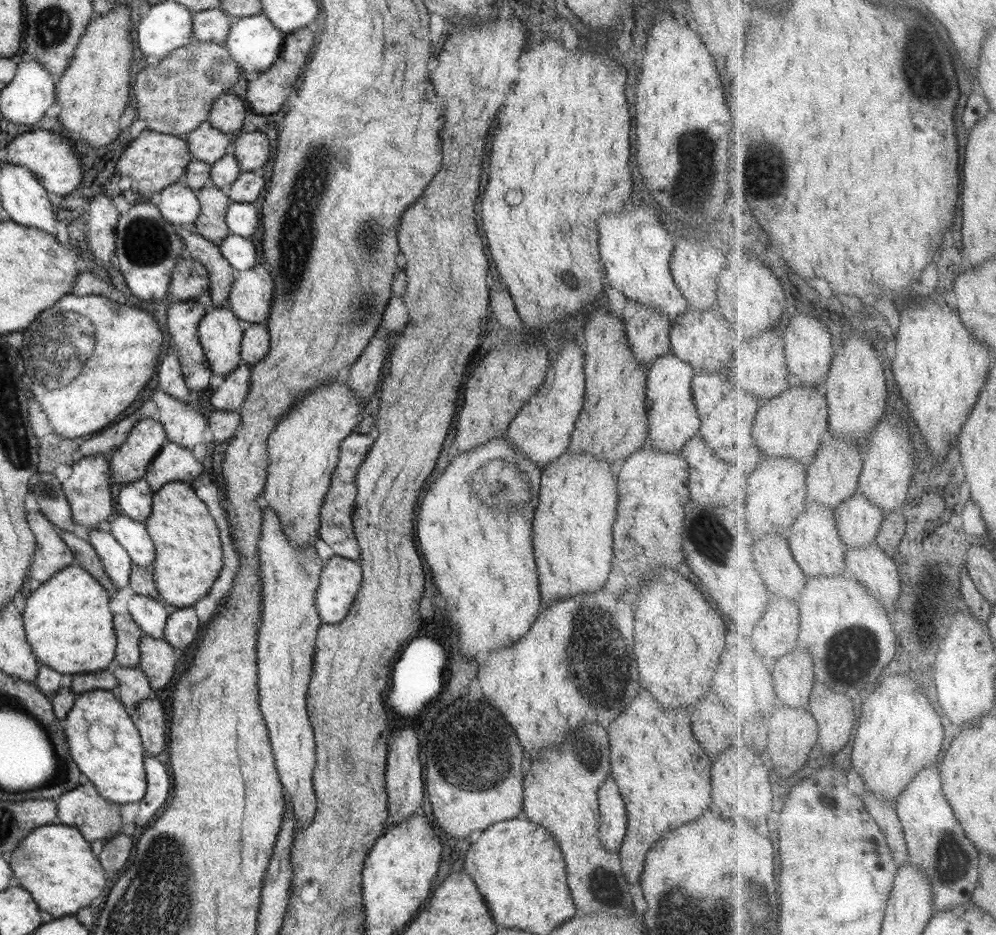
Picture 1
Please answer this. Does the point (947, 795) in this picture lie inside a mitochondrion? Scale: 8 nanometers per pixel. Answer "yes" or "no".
no

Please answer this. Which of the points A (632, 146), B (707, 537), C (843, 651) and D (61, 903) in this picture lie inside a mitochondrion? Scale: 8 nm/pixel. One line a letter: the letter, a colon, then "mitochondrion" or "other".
A: other
B: mitochondrion
C: mitochondrion
D: other

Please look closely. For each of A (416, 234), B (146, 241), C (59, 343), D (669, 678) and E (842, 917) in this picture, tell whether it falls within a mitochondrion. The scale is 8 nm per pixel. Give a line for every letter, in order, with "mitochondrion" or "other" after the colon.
A: other
B: mitochondrion
C: mitochondrion
D: other
E: other

